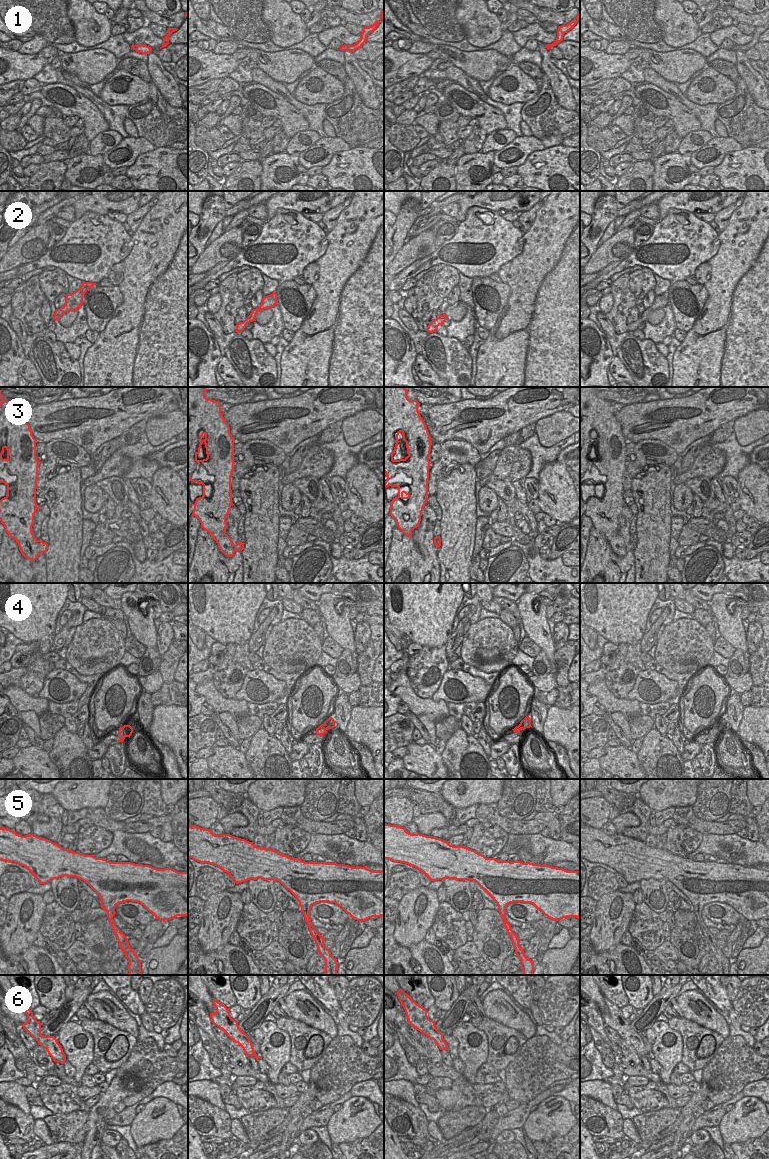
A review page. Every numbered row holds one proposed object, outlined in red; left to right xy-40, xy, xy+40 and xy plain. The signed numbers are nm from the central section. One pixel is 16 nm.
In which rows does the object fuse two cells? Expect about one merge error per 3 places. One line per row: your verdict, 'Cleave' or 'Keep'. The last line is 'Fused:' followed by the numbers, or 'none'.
1: Keep
2: Keep
3: Cleave
4: Keep
5: Keep
6: Keep
Fused: 3

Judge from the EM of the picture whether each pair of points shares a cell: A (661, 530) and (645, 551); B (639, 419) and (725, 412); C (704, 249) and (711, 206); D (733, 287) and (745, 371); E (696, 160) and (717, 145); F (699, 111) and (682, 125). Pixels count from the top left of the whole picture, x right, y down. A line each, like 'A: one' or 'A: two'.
A: one
B: one
C: two
D: one
E: one
F: two

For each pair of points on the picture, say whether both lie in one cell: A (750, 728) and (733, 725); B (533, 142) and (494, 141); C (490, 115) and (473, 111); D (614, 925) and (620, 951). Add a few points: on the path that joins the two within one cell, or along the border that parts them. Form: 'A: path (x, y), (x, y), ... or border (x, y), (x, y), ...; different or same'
A: border (744, 707), (742, 719), (735, 734); different
B: border (517, 136), (501, 149), (495, 151); different
C: path (486, 114), (477, 111); same
D: border (620, 942), (608, 950); different

